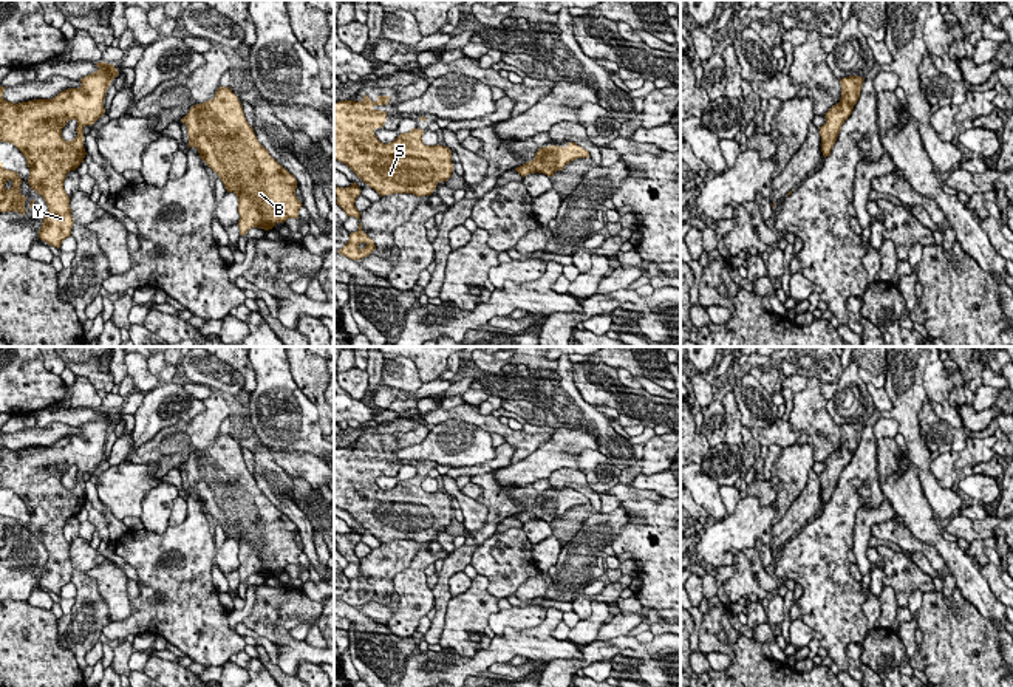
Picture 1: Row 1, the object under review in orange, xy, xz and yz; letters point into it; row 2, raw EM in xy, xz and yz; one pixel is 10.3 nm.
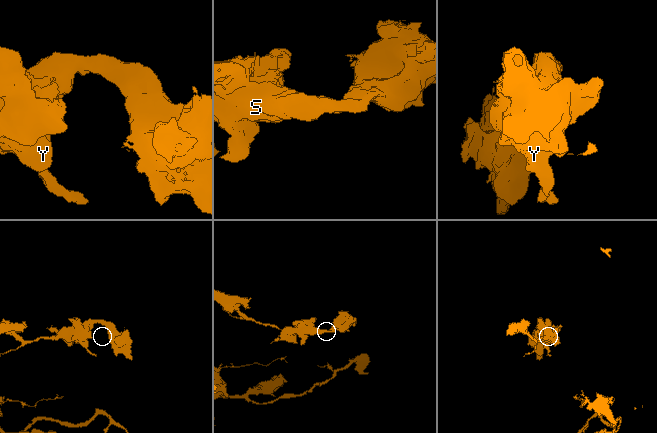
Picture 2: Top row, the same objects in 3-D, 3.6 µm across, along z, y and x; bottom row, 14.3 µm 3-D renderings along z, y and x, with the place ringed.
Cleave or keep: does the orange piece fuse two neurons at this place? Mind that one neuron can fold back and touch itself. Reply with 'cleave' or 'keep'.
keep

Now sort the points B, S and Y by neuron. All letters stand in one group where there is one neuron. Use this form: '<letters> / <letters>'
B S Y

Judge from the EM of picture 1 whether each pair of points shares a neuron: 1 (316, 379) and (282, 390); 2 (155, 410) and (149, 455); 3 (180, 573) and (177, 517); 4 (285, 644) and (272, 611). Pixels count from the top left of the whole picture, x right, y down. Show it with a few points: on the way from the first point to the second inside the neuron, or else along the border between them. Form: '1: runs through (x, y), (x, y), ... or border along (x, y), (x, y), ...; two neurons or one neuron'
1: border along (288, 362), (296, 386), (317, 406); two neurons
2: border along (186, 423), (180, 421), (164, 426), (147, 441); two neurons
3: border along (187, 509), (187, 516), (180, 523), (170, 526); two neurons
4: border along (282, 625), (276, 630), (276, 644); two neurons

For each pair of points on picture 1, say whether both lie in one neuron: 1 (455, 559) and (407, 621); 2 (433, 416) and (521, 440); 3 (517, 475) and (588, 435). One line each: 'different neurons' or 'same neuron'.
1: different neurons
2: same neuron
3: same neuron

